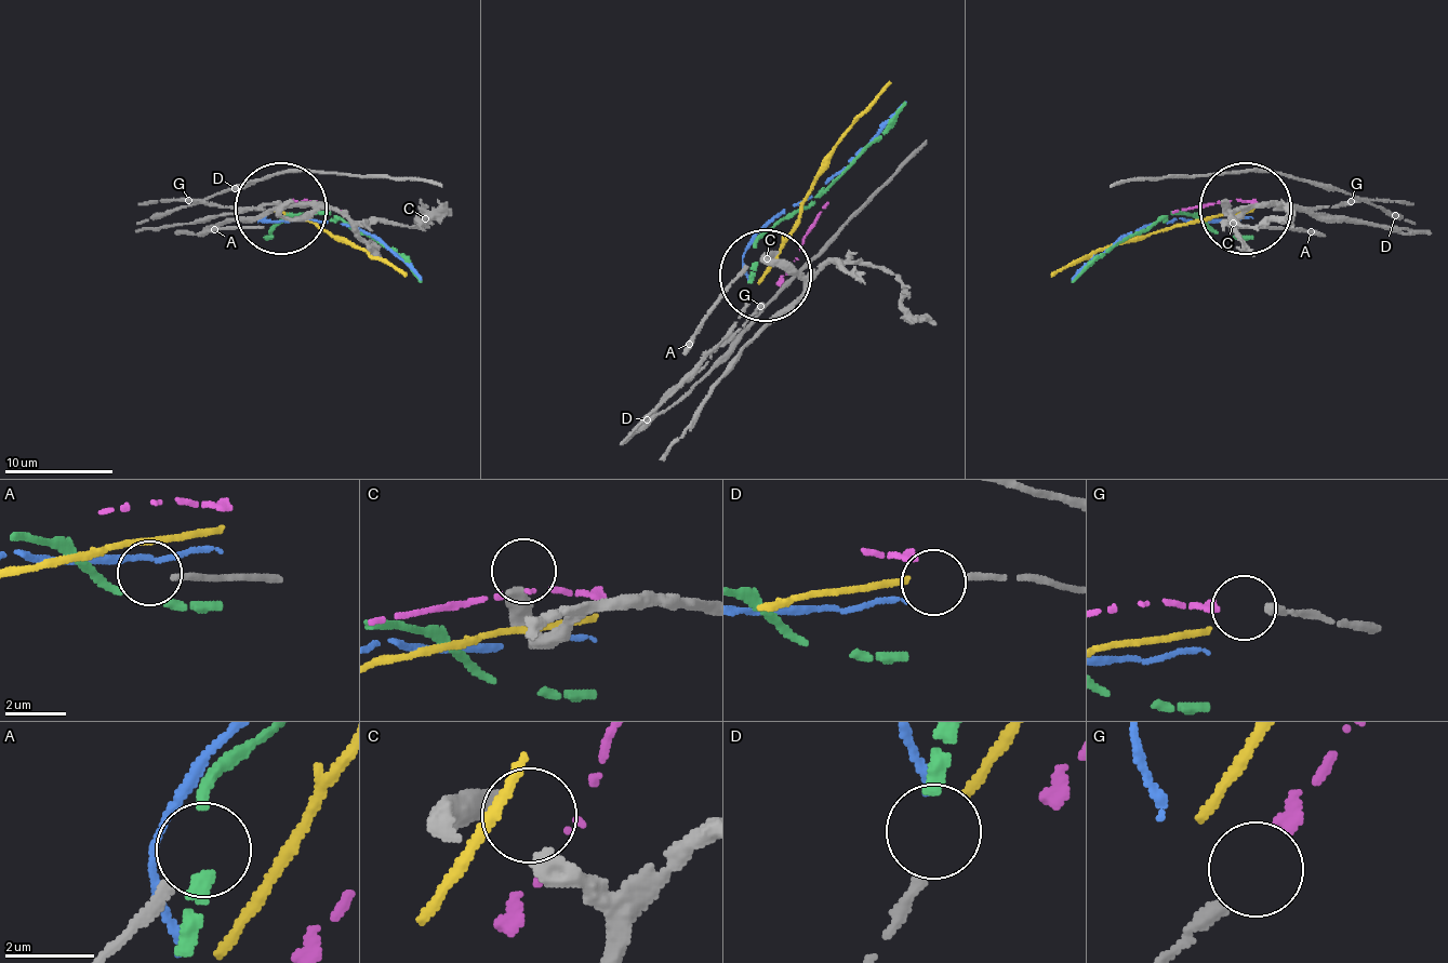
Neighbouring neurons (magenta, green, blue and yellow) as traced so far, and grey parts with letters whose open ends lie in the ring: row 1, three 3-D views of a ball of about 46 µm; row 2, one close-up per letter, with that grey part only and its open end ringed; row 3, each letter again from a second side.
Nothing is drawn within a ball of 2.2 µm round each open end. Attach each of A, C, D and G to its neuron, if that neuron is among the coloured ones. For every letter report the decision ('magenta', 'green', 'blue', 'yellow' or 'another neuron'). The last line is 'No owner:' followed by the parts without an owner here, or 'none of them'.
A: another neuron
C: another neuron
D: yellow
G: magenta
No owner: A, C

